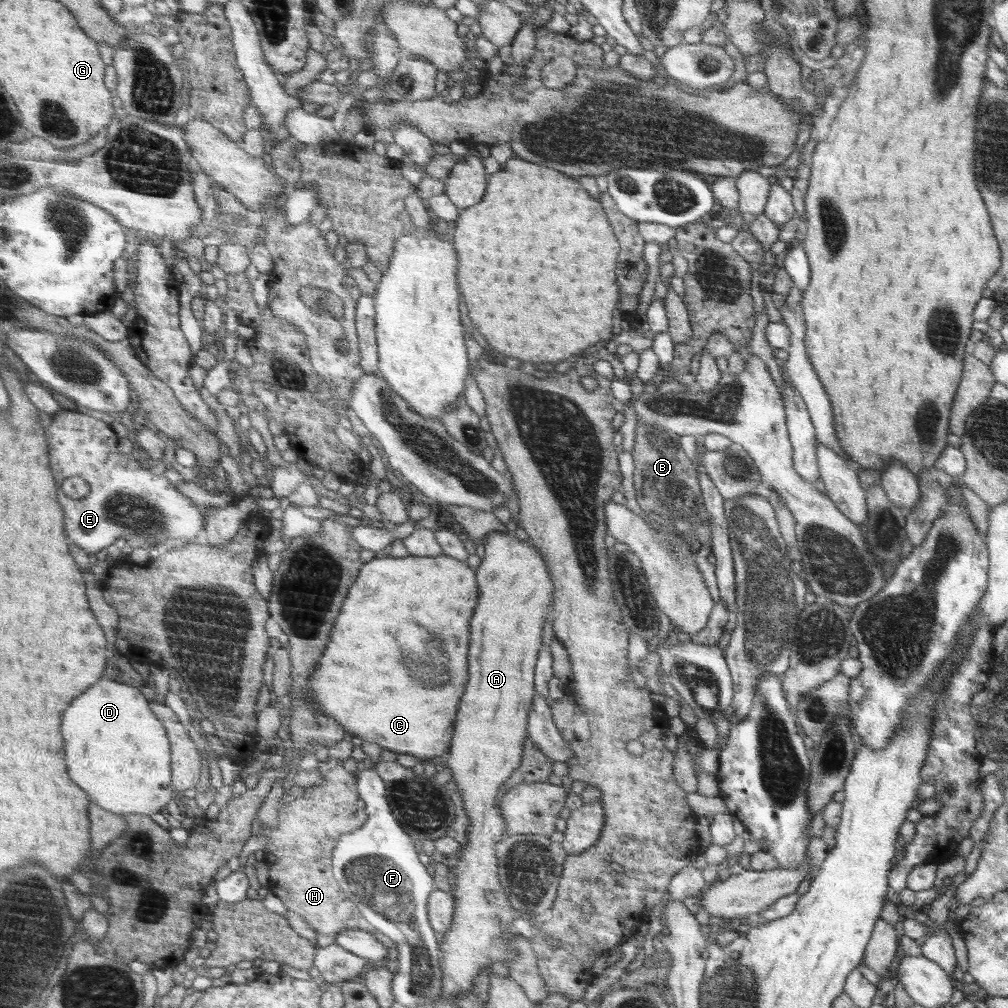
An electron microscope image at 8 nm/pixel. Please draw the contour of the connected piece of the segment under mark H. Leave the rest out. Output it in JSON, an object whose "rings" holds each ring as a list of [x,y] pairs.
{"rings":[[[329,757],[325,761],[320,761],[315,768],[313,787],[306,787],[301,792],[296,793],[291,798],[284,798],[282,805],[279,807],[278,824],[274,826],[263,826],[260,833],[270,839],[270,843],[265,852],[273,852],[276,854],[274,859],[269,858],[269,854],[265,857],[264,862],[268,865],[268,892],[282,900],[284,908],[290,913],[300,914],[304,918],[304,922],[312,927],[317,933],[335,936],[348,928],[362,928],[362,930],[370,930],[370,934],[378,934],[378,940],[382,938],[382,942],[386,942],[386,946],[394,948],[394,942],[380,934],[379,930],[374,930],[364,918],[361,912],[356,909],[352,900],[346,896],[332,874],[332,842],[336,842],[340,836],[354,832],[365,824],[366,812],[356,808],[358,802],[358,792],[354,784],[354,776],[356,772],[348,772],[342,768],[342,762],[333,757]]]}

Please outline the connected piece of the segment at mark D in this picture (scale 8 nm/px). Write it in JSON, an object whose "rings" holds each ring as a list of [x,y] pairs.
{"rings":[[[104,678],[98,686],[92,686],[74,706],[66,712],[64,730],[70,758],[70,774],[86,792],[92,794],[94,802],[116,814],[158,814],[179,796],[173,785],[173,746],[165,722],[154,714],[151,701],[138,687],[129,683]]]}

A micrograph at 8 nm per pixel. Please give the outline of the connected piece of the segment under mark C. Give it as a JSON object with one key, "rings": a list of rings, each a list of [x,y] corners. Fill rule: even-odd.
{"rings":[[[408,556],[404,558],[375,558],[364,564],[361,569],[358,582],[354,582],[354,590],[350,590],[350,596],[346,597],[341,612],[331,630],[331,640],[327,644],[323,657],[319,660],[310,680],[306,683],[311,697],[326,716],[335,718],[346,731],[360,737],[364,742],[375,742],[382,748],[392,750],[394,753],[411,754],[423,762],[431,761],[433,757],[446,755],[451,746],[452,734],[454,734],[454,722],[456,712],[460,704],[460,696],[464,694],[466,682],[468,682],[468,642],[470,642],[470,618],[474,614],[474,608],[478,604],[478,588],[476,588],[476,576],[470,566],[464,561],[448,556],[437,557]]]}

